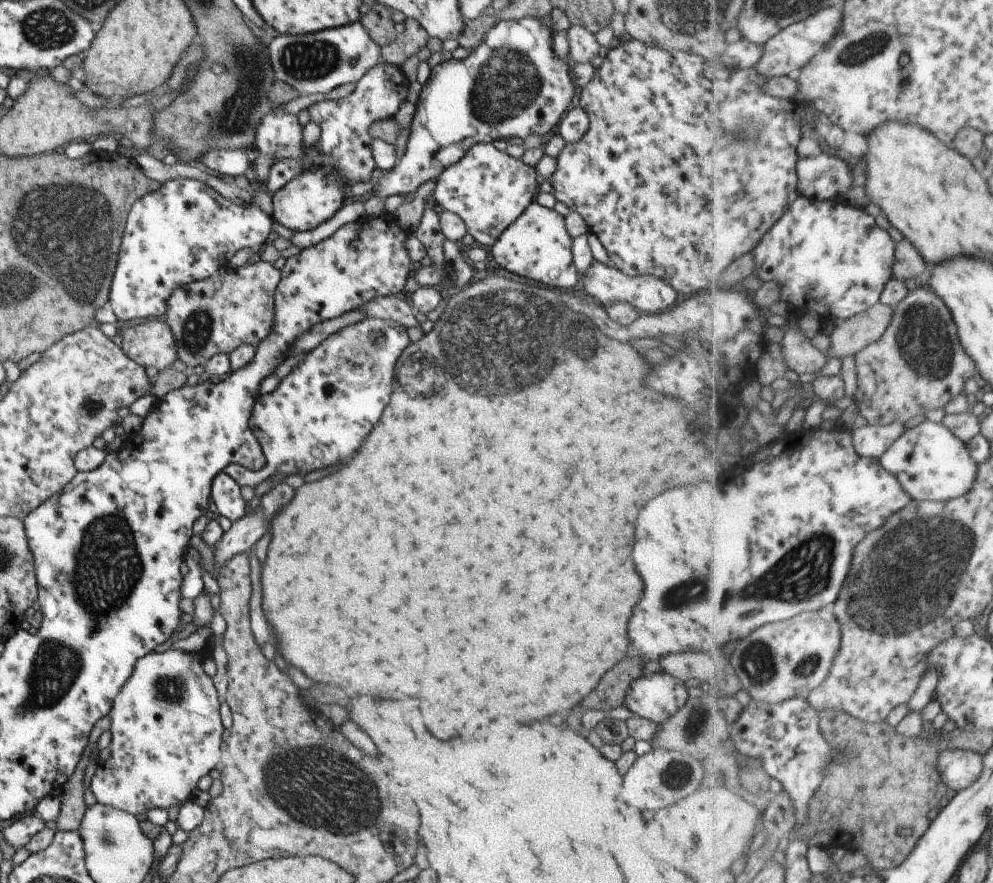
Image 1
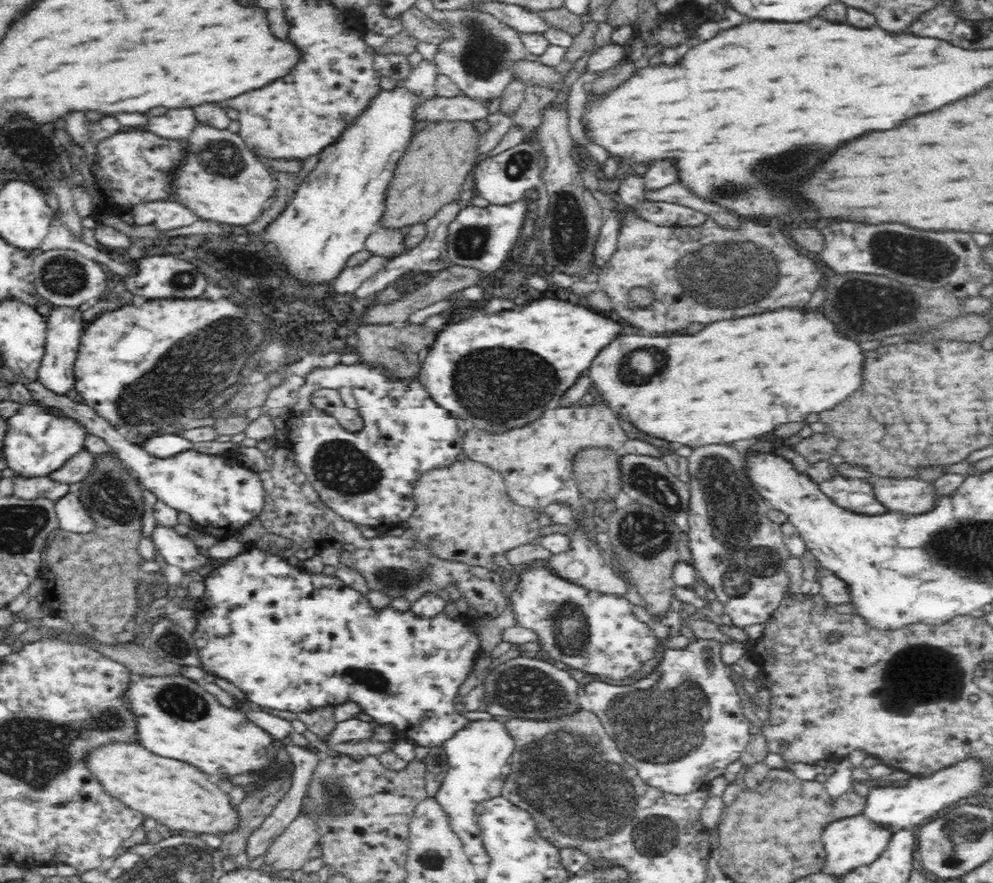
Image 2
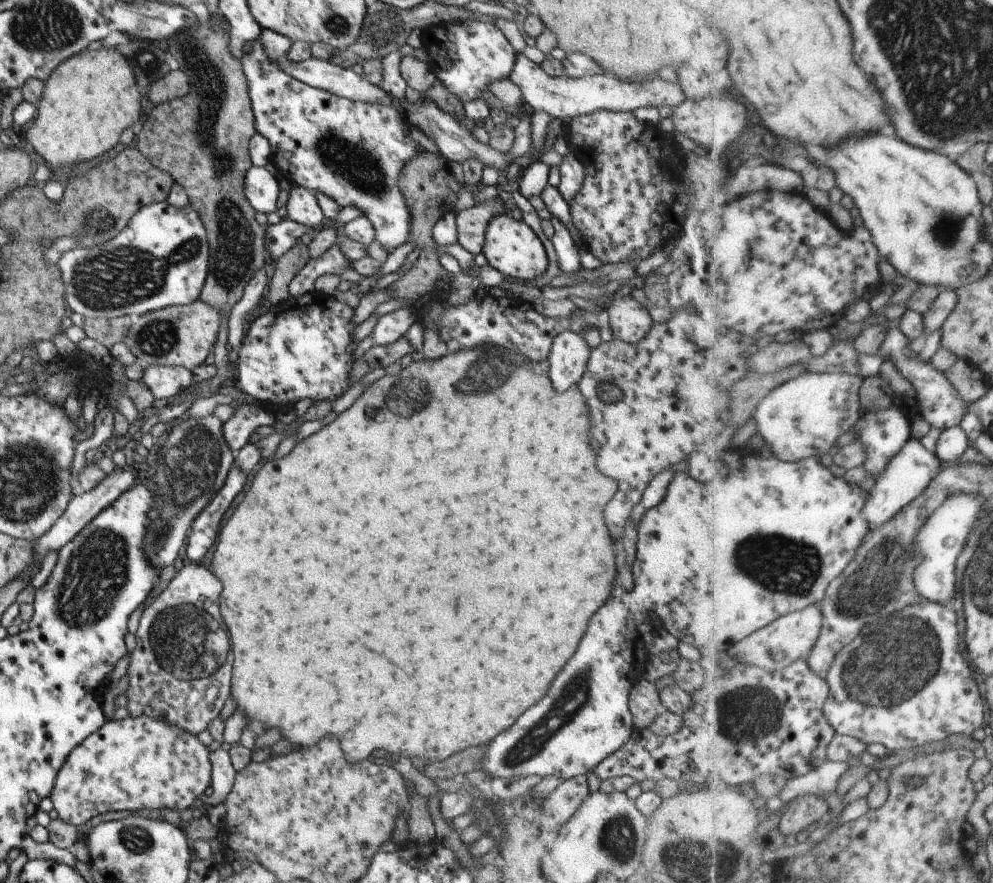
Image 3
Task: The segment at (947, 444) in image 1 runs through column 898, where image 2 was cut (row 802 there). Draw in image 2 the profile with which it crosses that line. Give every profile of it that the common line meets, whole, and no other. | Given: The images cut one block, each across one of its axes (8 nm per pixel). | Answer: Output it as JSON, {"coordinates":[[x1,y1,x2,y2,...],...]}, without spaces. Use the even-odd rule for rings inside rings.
{"coordinates":[[499,718,470,722,468,728,457,732,454,738,440,745,446,752,449,769,435,796,447,815,450,815,450,824,454,832,458,833,462,848,474,865,486,864,488,861,473,819,475,805,488,796,501,794,506,760,514,752,515,746,506,722]]}

